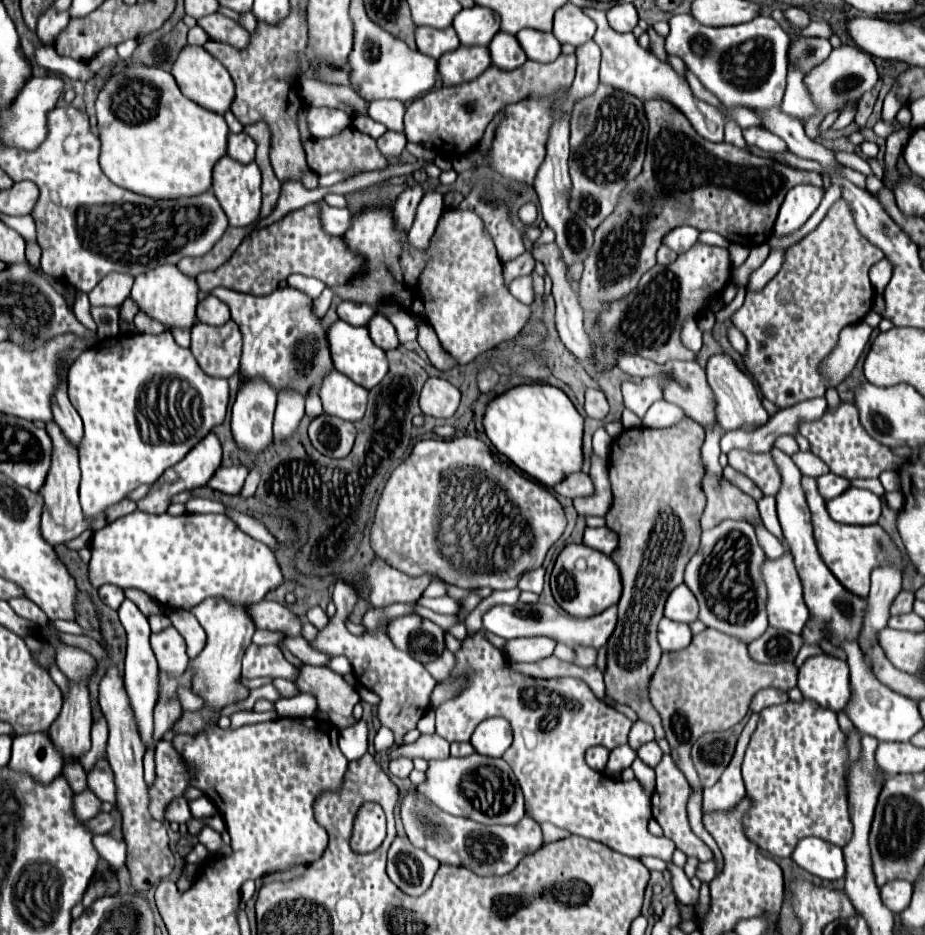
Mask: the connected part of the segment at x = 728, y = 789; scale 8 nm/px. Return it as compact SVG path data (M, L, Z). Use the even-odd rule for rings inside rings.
M751 714L749 722L745 724L739 742L737 742L737 750L729 762L729 766L725 768L723 776L719 778L719 782L711 788L705 788L703 792L703 812L711 812L711 810L731 810L743 796L745 796L745 784L741 778L741 762L743 762L743 754L747 750L749 738L755 732L759 722L759 714Z

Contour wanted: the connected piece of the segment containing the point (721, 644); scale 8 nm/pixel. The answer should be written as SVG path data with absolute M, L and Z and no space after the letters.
M707 628L693 636L693 642L679 652L663 652L663 658L649 682L649 700L663 720L671 756L685 774L693 790L703 792L699 774L691 762L691 742L705 732L729 730L749 712L753 696L763 688L789 692L797 686L797 666L793 662L761 664L749 656L747 644L725 632Z

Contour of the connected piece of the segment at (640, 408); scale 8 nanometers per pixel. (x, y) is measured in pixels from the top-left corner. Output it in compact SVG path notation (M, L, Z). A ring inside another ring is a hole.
M645 378L639 384L623 382L625 408L635 412L639 418L643 418L649 406L659 398L663 398L663 392L661 392L661 384L657 378Z

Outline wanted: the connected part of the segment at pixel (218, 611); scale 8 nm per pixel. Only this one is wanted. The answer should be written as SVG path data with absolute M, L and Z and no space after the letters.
M207 598L201 604L189 608L189 612L199 620L199 624L205 628L207 632L207 646L203 648L203 652L191 660L189 666L193 666L193 670L197 672L197 688L193 688L195 694L199 694L201 698L205 698L207 706L205 712L183 712L181 720L173 726L173 730L177 734L193 734L193 732L201 732L201 728L205 724L217 722L217 710L221 710L225 704L237 702L237 700L245 700L249 696L249 690L243 688L239 684L241 678L241 658L245 654L245 650L251 644L253 632L257 630L249 610L249 606L241 606L241 604L233 604L225 598Z

